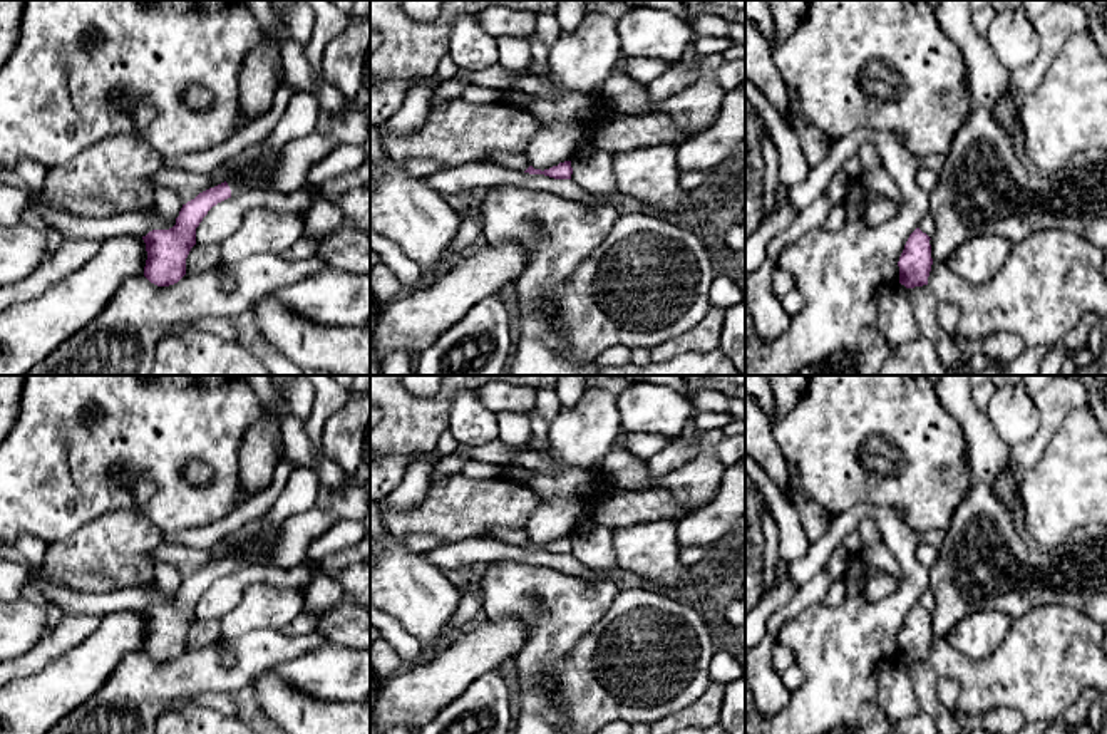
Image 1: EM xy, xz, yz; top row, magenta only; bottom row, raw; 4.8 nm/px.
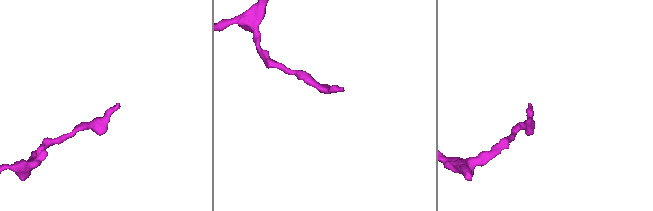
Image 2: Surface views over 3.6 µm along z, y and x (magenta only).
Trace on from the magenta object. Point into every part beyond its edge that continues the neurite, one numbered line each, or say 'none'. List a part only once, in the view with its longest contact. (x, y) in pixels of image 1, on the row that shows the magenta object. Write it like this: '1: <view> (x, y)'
1: xy (295, 160)

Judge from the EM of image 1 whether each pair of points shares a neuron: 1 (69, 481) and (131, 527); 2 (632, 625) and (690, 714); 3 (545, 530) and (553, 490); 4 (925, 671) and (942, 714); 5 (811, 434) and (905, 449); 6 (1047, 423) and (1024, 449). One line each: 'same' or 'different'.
1: different
2: different
3: same
4: same
5: same
6: same

